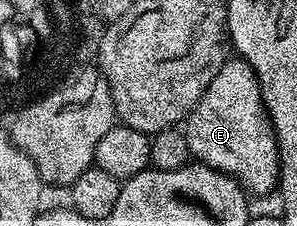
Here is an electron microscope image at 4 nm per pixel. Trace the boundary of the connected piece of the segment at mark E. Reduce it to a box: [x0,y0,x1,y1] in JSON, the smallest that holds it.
[184,59,278,194]

